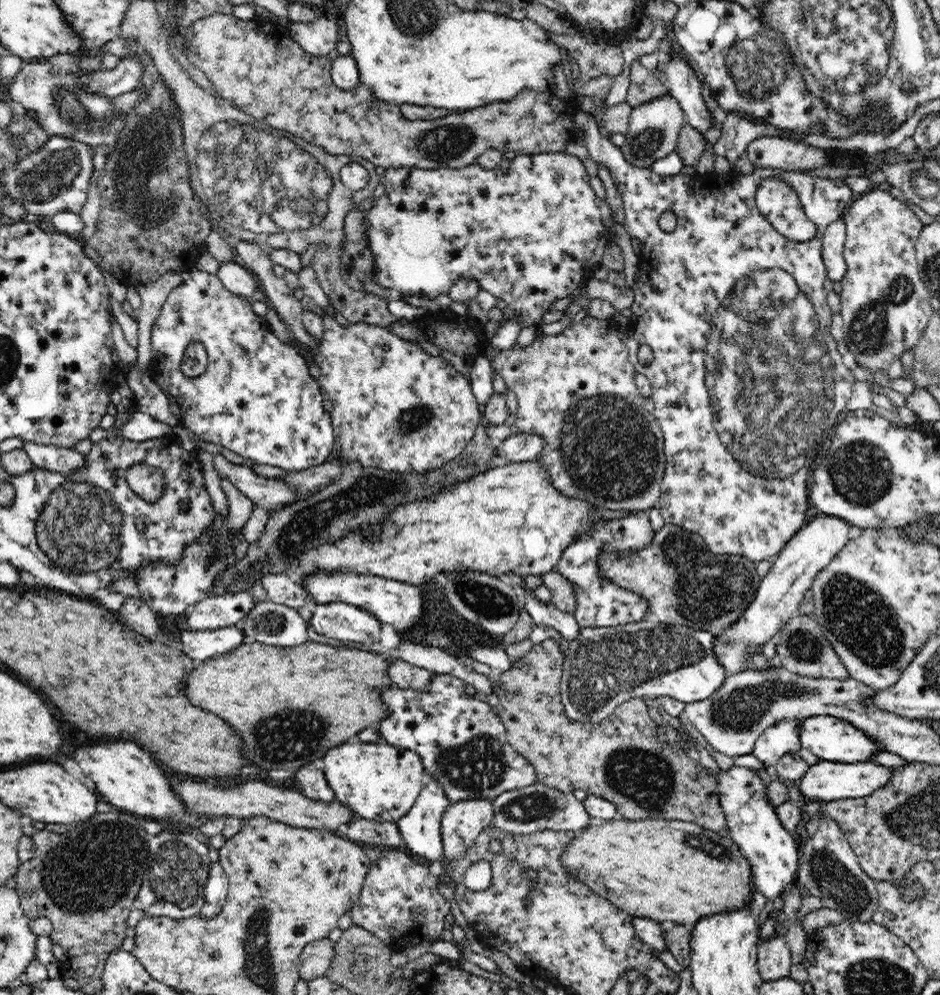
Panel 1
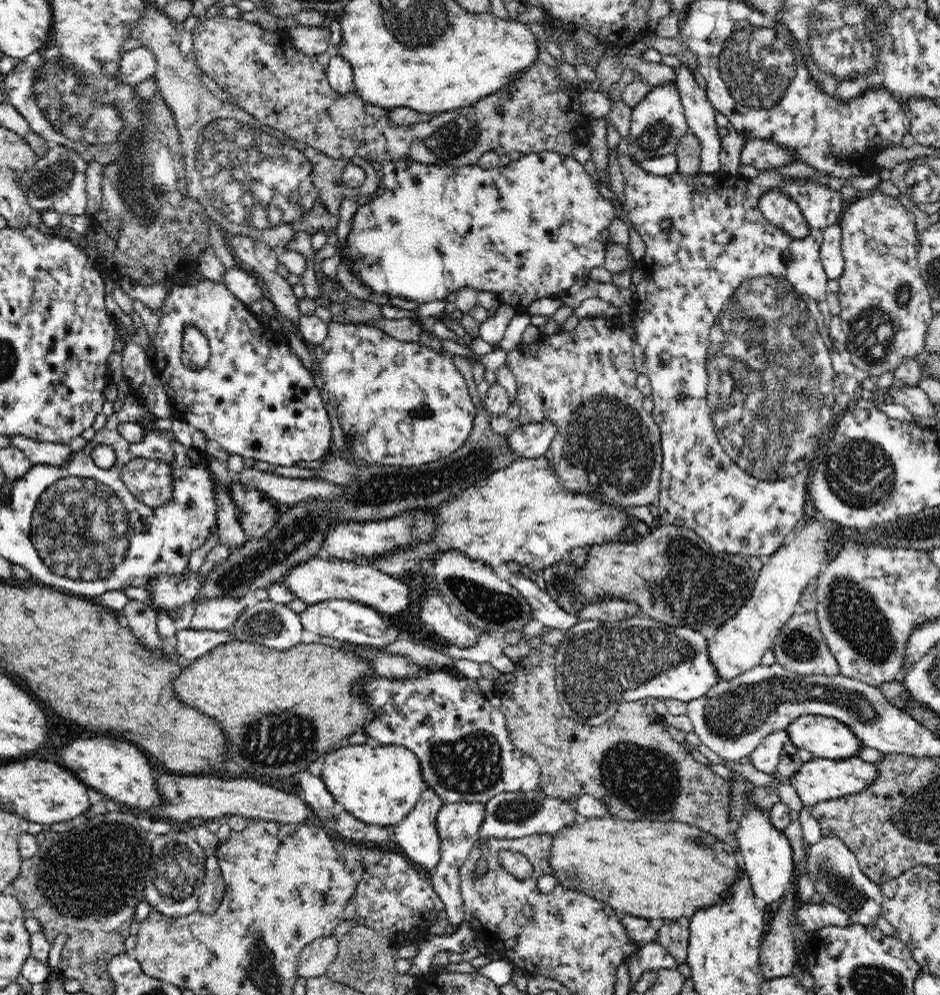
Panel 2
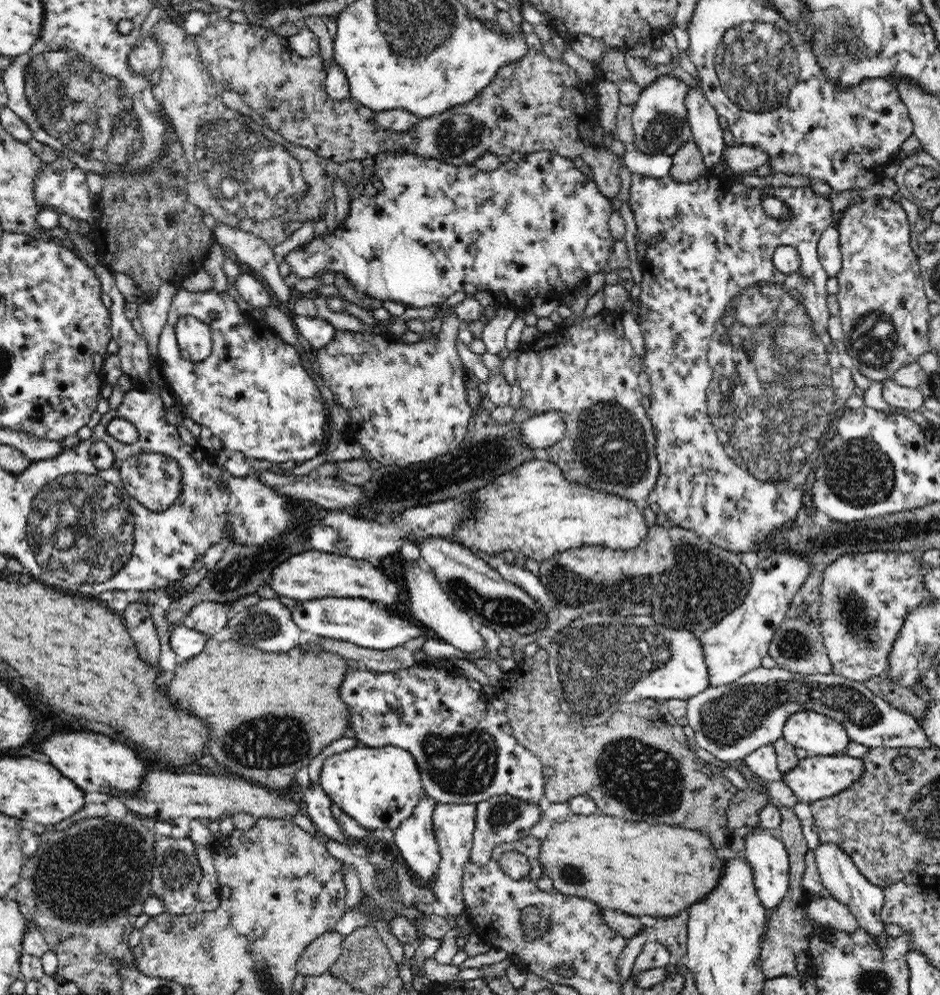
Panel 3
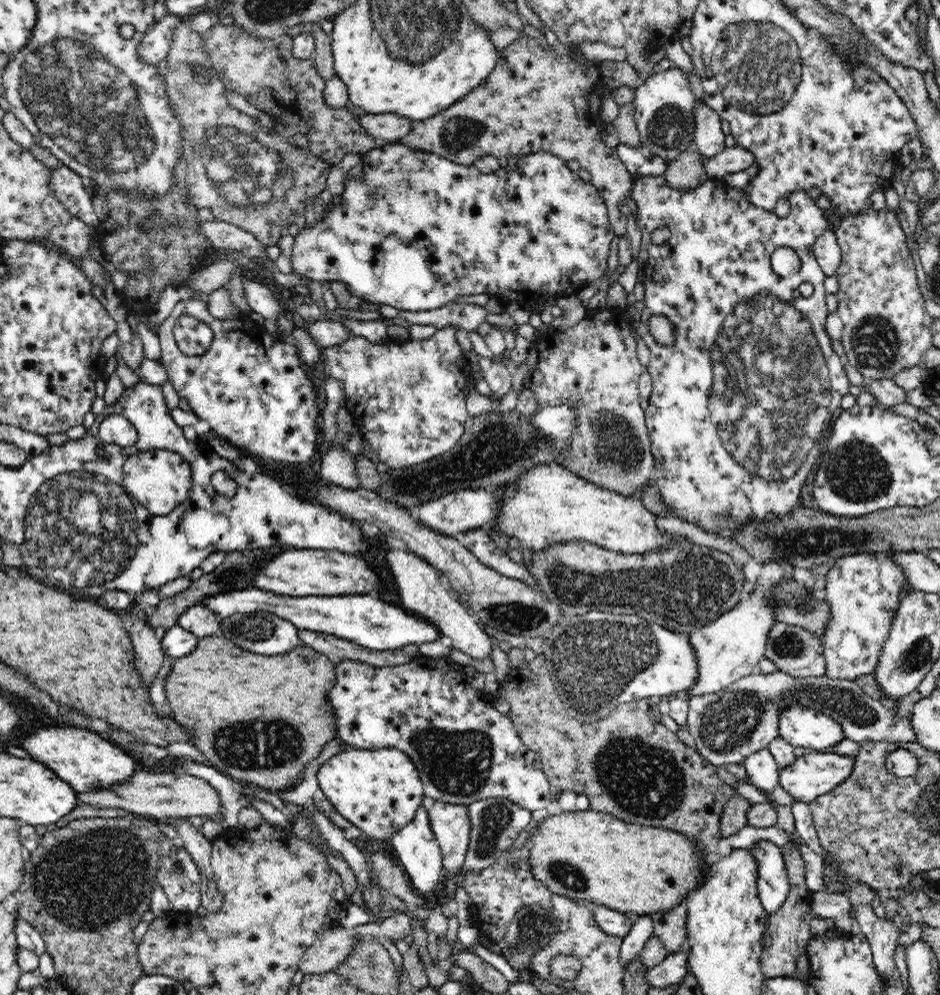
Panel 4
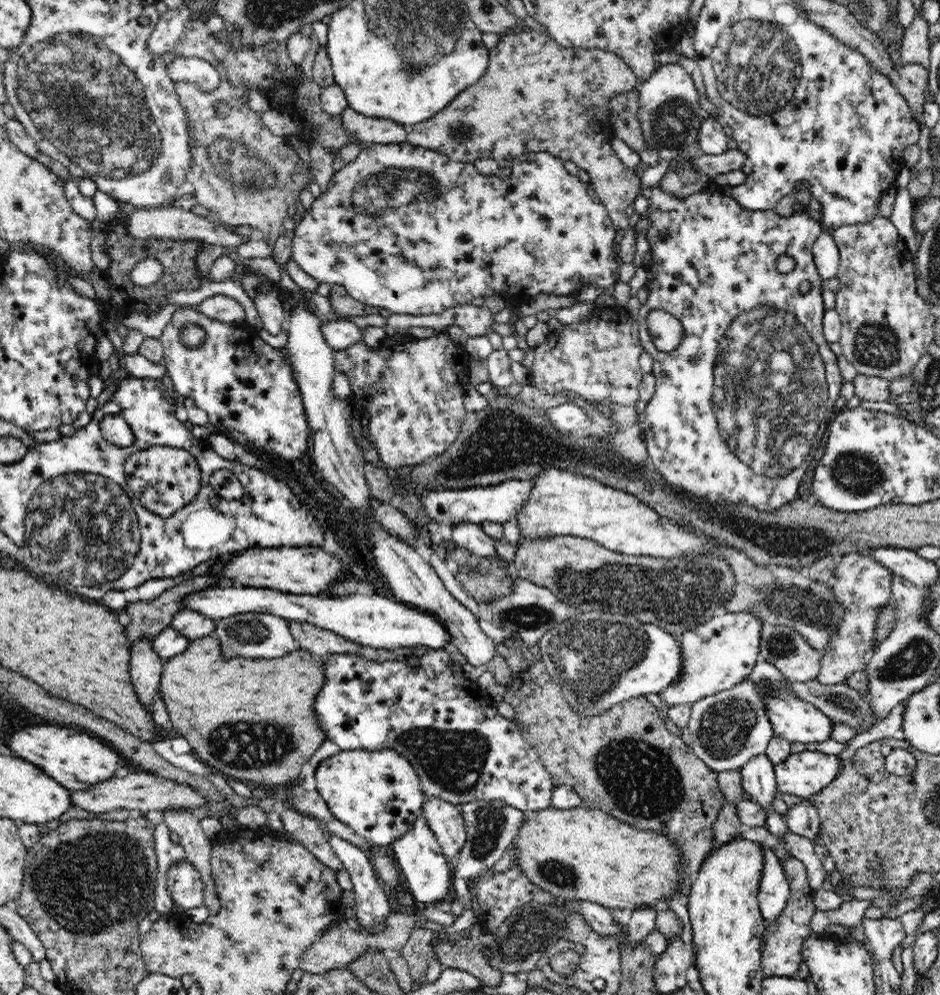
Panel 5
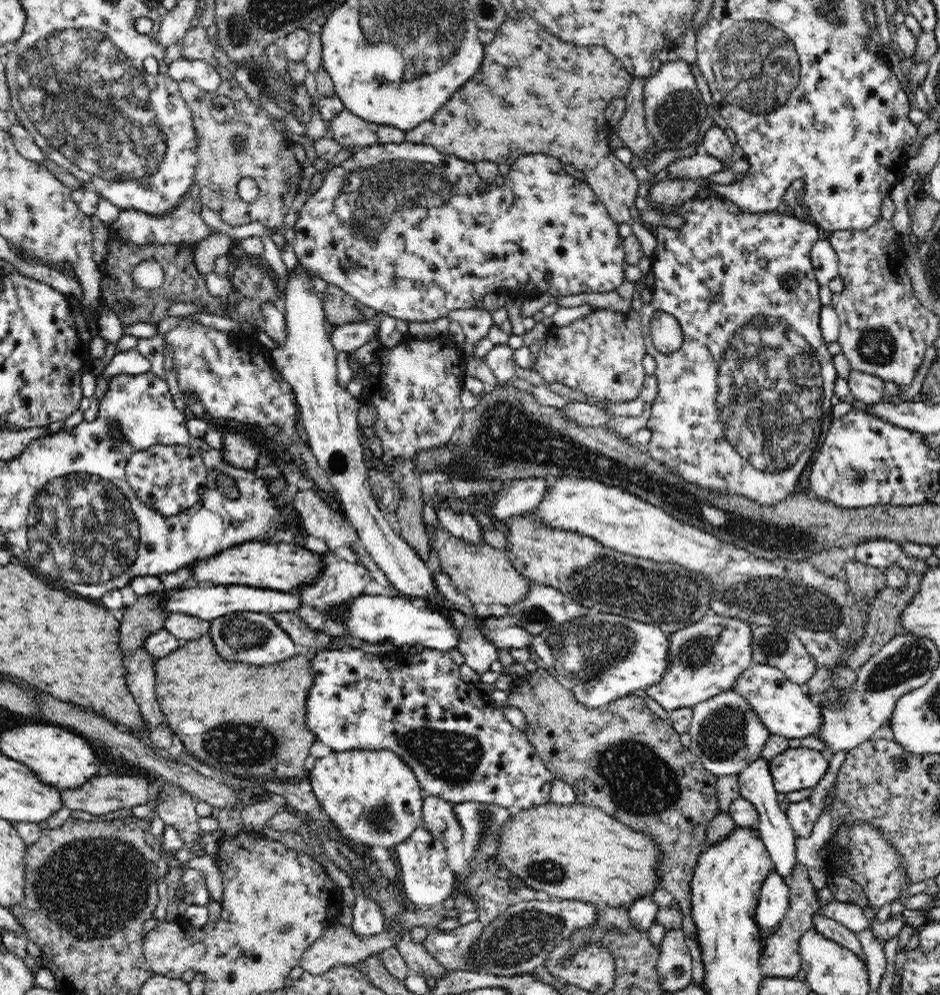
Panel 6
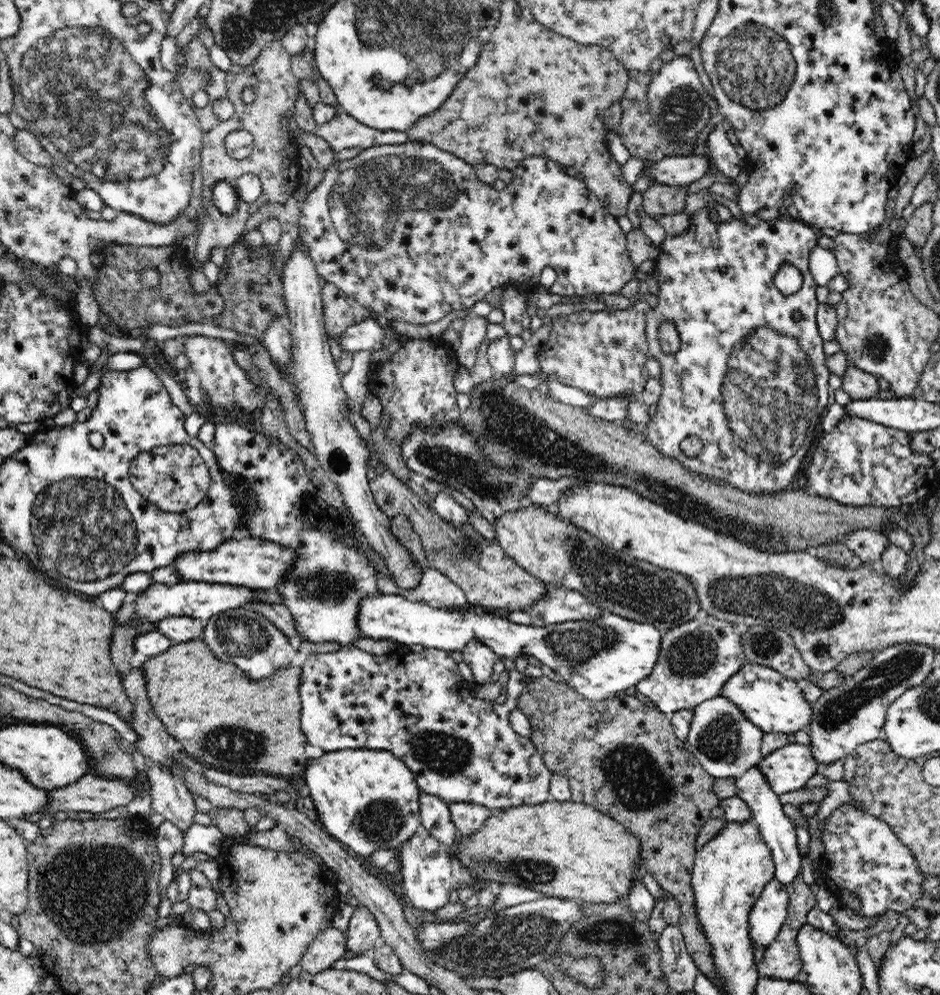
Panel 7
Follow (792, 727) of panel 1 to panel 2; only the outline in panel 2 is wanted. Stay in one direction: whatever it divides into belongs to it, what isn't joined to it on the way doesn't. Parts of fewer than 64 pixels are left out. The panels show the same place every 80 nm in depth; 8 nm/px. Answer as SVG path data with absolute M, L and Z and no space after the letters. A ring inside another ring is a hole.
M787 728L778 730L778 732L772 732L772 734L766 736L766 738L758 744L756 750L749 756L750 762L756 770L766 772L766 774L774 774L784 744L791 743L786 729Z

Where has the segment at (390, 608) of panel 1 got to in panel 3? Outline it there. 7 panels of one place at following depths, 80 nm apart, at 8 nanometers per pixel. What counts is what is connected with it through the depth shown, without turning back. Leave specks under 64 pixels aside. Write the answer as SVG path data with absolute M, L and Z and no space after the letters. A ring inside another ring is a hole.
M304 551L283 560L269 576L267 585L285 598L299 602L326 597L363 598L388 606L398 600L400 588L384 571L365 560L356 560L324 551Z

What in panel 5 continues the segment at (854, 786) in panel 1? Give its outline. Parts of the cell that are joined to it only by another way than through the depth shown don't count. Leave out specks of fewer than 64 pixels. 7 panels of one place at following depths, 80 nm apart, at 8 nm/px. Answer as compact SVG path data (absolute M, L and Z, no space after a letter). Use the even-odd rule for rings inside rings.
M808 749L790 753L774 765L777 790L810 800L822 792L828 783L833 782L842 767L836 755Z

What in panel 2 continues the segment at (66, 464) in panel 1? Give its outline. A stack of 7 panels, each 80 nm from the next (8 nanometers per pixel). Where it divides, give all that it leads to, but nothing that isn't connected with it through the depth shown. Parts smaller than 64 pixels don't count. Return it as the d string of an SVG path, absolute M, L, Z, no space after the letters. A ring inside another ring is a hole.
M10 435L9 439L12 447L24 452L30 463L34 465L48 464L59 467L62 463L68 462L74 454L70 446L64 444L36 441L22 435Z

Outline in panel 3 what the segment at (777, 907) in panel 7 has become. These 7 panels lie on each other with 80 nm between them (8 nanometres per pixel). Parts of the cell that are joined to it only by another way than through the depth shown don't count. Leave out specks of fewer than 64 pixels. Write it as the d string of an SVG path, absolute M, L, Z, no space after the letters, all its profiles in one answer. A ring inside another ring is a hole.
M760 825L753 826L753 832L744 842L746 861L752 868L756 894L766 908L775 908L784 900L789 888L790 858L784 843L775 836L773 830L764 830Z

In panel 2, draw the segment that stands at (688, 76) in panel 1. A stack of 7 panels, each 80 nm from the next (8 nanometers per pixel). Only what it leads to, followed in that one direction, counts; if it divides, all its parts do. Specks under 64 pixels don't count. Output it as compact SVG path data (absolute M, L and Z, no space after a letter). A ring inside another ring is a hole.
M681 63L676 71L674 85L678 87L689 131L698 137L701 144L700 174L712 175L720 171L719 161L722 139L718 135L715 109L708 100L706 91L698 85L694 75Z

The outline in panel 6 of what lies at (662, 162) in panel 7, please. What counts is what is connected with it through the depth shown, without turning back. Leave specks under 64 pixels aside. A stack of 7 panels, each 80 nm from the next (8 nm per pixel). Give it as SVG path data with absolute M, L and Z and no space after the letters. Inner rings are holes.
M699 151L671 162L666 167L669 178L707 178L726 169L721 160L707 152Z

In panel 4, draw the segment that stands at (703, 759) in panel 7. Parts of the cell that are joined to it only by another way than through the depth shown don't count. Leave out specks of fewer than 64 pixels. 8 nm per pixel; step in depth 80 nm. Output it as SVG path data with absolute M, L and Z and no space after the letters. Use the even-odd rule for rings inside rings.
M778 669L768 674L762 674L758 671L743 676L718 692L690 696L688 702L689 710L685 728L694 738L697 752L715 767L721 767L724 764L742 764L750 754L767 748L772 740L779 737L779 714L783 708L786 708L786 705L800 704L831 716L843 728L846 739L860 744L868 741L918 742L918 735L915 734L913 726L911 726L911 718L898 719L894 707L888 703L884 705L882 701L870 697L855 681L832 680L826 675L798 678Z

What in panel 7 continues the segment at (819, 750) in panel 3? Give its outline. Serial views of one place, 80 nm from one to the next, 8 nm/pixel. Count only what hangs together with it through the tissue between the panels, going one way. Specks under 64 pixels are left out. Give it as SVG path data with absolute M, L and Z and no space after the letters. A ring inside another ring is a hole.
M744 664L726 681L719 695L731 700L746 718L758 725L764 733L782 732L789 735L802 729L808 730L812 709L803 695L803 684L787 679L773 668L759 664Z

